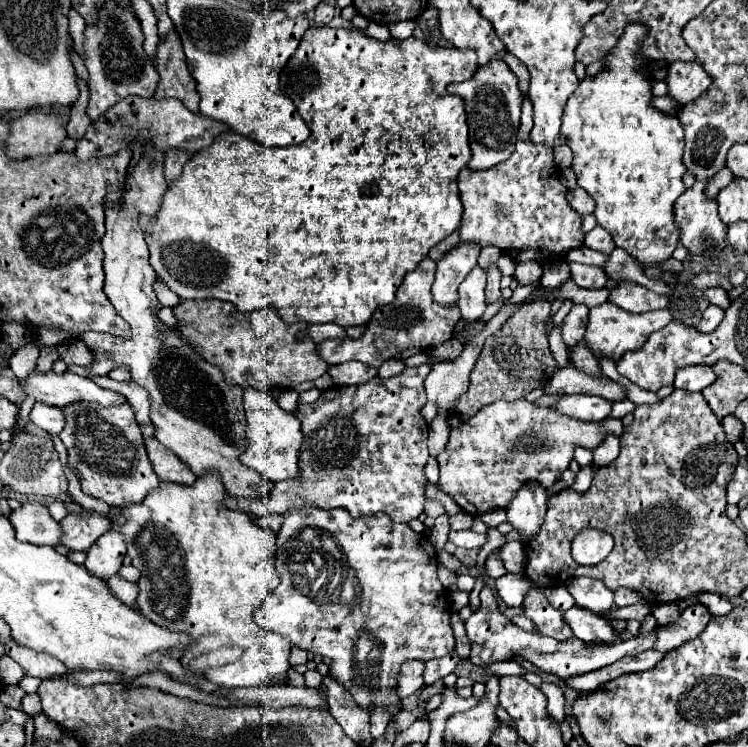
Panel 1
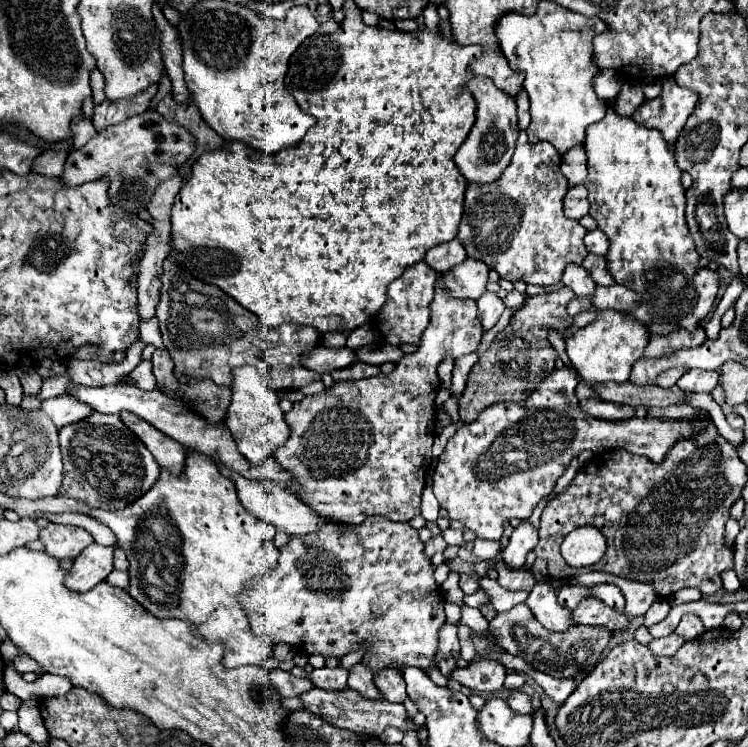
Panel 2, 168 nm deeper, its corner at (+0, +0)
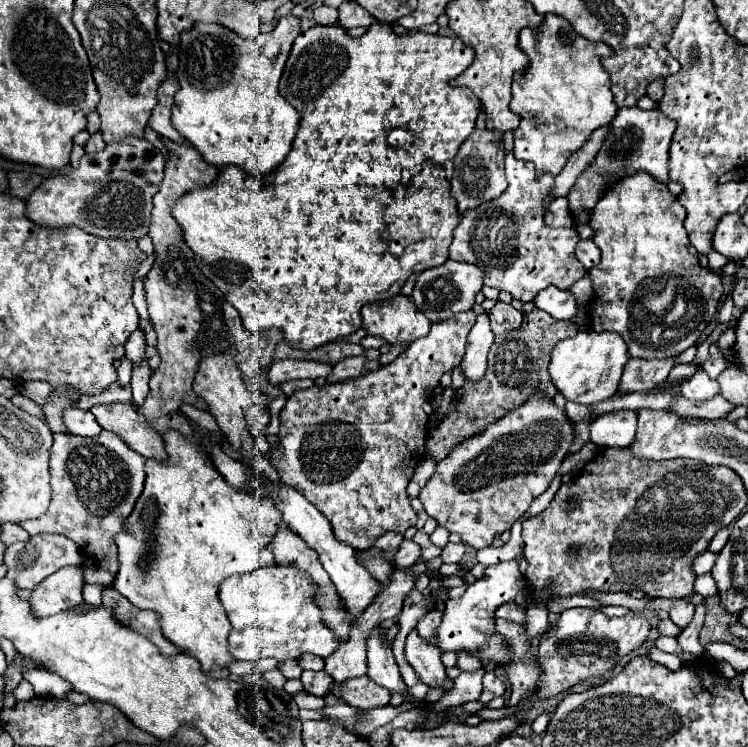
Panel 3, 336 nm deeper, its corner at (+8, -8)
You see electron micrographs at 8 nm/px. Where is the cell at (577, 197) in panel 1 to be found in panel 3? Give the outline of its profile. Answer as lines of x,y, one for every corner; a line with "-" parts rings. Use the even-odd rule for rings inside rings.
555,198
547,212
545,212
545,222
553,228
559,228
559,226
573,226
573,218
571,218
571,212
567,208
567,198

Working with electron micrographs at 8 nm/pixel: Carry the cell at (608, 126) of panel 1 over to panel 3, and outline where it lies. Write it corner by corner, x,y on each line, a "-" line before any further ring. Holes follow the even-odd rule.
643,172
611,186
591,214
589,226
595,230
593,240
601,248
603,256
599,266
589,270
593,282
593,300
587,306
589,328
595,332
617,332
625,338
631,358
673,358
685,352
701,338
719,308
719,300
723,296
721,278
701,268
697,250
691,246
683,228
683,220
683,206
669,192
667,184
659,184

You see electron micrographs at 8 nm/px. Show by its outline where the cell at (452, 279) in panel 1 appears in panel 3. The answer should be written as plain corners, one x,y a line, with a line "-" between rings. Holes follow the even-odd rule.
469,310
469,312
463,312
463,314
455,314
455,318
449,318
447,322
439,322
439,324
433,324
431,326
431,332
415,342
409,344
409,348
405,352
401,352
391,364
387,366
381,366
373,372
367,372
367,374
361,374
357,378
349,378
345,382
335,382
335,384
323,384
323,386
311,386
307,390
299,390
295,392
293,396
289,396
287,404
283,406
281,410
281,430
279,430
279,448
273,448
271,450
271,464
277,468
281,480
287,484
287,486
295,486
295,490
299,490
305,498
311,498
311,502
315,502
315,506
319,506
319,512
331,522
331,528
335,530
335,538
339,538
339,542
345,542
349,544
351,548
355,550
367,550
373,546
375,538
379,538
381,534
385,532
397,532
397,534
403,534
407,528
415,526
417,524
417,514
415,510
411,508
411,502
409,502
409,496
405,492
417,464
425,458
425,436
427,436
427,422
429,422
429,416
423,412
423,402
427,402
431,396
433,396
433,390
439,386
439,380
441,376
459,366
461,358
463,358
463,352
465,352
465,338
471,330
471,326
475,324
475,318
477,318
477,312
-
341,422
343,424
349,424
351,428
355,428
353,432
341,432

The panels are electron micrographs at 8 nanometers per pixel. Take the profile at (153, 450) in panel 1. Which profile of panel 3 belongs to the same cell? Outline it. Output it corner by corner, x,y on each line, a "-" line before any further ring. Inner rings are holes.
107,404
107,406
93,406
91,408
93,416
97,418
99,426
103,430
109,430
117,434
131,450
145,458
155,458
155,460
165,460
165,442
161,434
155,434
139,414
135,414
135,404

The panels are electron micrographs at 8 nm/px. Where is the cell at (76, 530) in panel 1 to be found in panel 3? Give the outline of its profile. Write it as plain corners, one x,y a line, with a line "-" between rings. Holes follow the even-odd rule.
59,534
31,536
27,542
15,542
15,544
7,546
7,550
3,554
3,564
7,566
5,578
11,578
13,582
17,582
19,590
27,590
27,588
33,590
39,582
43,582
49,574
57,572
59,568
75,566
81,562
83,562
83,556
79,554
77,544

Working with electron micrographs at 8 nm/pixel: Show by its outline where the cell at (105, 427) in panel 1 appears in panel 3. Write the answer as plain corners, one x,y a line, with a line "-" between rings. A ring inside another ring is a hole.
103,430
99,438
83,438
83,436
71,436
71,434
53,434
53,446
49,450
49,474
51,474
51,504
49,510
41,517
34,520
26,520
20,525
31,535
42,533
63,534
69,540
73,540
81,554
91,558
99,568
117,574
117,546
115,546
115,534
119,530
125,530
125,518
131,514
139,494
143,492
143,480
145,480
145,458
133,452
119,436
-
71,470
81,470
81,486
75,482

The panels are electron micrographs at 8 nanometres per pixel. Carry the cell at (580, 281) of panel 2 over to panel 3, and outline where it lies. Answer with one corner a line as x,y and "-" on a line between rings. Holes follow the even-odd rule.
555,286
541,290
533,302
539,310
551,314
555,320
573,320
577,314
575,296
567,290
559,290

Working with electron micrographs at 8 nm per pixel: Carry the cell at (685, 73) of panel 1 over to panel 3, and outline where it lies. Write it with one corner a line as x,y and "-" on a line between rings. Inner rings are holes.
621,108
615,120
609,124
609,132
603,138
603,144
589,164
589,168
577,178
573,188
567,194
571,216
575,224
587,224
591,218
591,210
595,202
605,194
607,188
617,184
621,178
629,178
637,172
651,174
657,182
669,182
669,146
671,136
675,132
675,122
665,118
659,108
641,110
641,108

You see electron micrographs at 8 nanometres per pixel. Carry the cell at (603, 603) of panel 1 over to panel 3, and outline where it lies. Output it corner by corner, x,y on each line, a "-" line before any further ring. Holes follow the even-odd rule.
569,608
563,610
559,620
539,640
537,662
543,670
539,686
531,700
547,700
559,694
567,694
571,688
603,676
609,672
621,656
637,650
645,644
651,630
651,622
635,612
621,618
609,618
601,610
593,608

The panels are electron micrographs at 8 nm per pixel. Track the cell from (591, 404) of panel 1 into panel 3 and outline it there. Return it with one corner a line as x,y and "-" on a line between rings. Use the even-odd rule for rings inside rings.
623,410
623,412
603,414
591,422
591,442
595,442
601,448
607,446
629,448
635,440
635,430
637,430
635,412

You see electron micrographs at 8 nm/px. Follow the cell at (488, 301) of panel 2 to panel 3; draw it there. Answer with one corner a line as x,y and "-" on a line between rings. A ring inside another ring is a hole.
479,314
475,326
467,336
467,350
463,354
463,362
459,364
467,380
475,382
483,378
483,372
487,370
487,354
491,344
493,344
493,332
489,326
489,318
487,314

